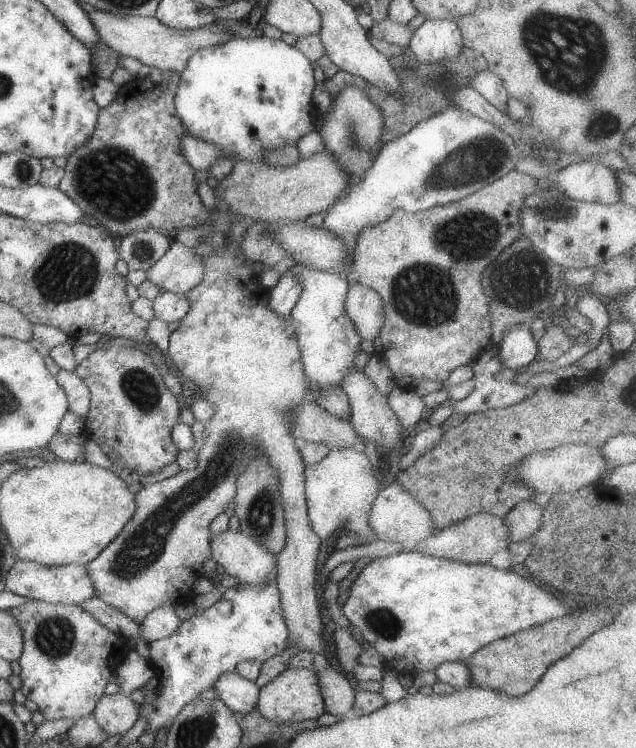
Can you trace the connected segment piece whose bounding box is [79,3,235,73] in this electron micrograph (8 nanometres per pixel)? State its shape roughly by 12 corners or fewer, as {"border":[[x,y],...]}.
{"border":[[79,6],[99,41],[162,71],[184,69],[197,49],[224,43],[202,26],[177,30],[155,17]]}

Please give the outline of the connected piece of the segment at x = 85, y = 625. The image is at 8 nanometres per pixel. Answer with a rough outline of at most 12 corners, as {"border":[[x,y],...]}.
{"border":[[76,605],[6,610],[44,720],[94,709],[125,638]]}

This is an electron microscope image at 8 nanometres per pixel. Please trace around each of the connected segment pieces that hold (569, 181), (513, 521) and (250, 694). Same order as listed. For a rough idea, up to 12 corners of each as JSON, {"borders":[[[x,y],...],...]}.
{"borders":[[[585,159],[560,169],[559,192],[576,201],[620,200],[613,169]],[[531,499],[503,516],[508,542],[527,540],[540,526],[543,509]],[[234,670],[212,684],[232,712],[256,706],[258,686]]]}

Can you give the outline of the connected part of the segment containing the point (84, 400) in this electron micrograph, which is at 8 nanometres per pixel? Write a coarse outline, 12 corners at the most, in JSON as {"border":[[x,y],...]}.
{"border":[[74,371],[54,376],[66,396],[67,408],[85,417],[90,392]]}

